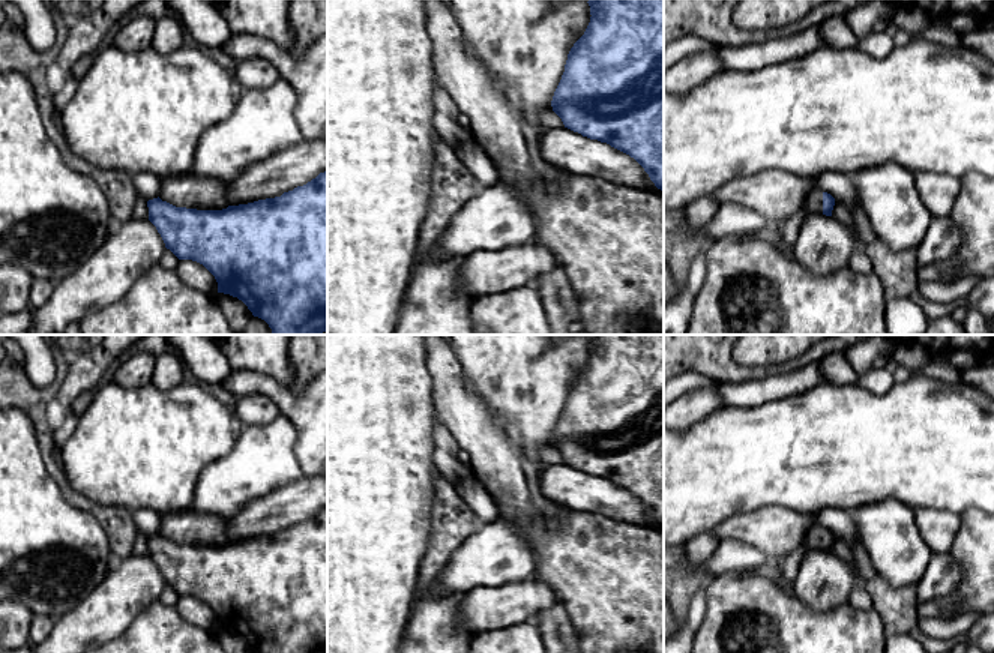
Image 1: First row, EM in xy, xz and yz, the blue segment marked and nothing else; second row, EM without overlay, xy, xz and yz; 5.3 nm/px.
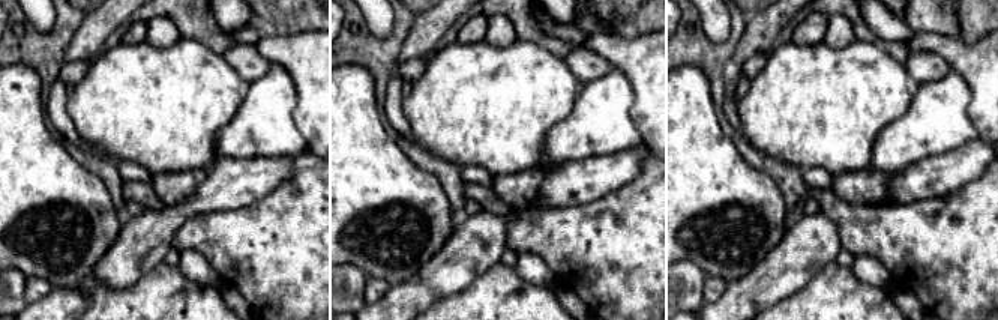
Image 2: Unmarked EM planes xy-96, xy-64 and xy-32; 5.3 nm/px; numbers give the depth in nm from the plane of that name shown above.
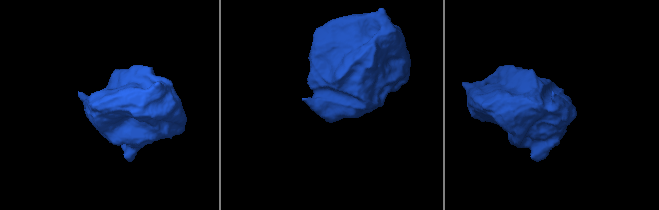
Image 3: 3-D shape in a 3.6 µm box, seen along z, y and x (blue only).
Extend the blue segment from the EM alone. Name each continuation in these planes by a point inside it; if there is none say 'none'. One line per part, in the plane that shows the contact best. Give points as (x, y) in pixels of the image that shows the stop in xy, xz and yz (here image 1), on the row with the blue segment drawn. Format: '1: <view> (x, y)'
1: yz (814, 203)

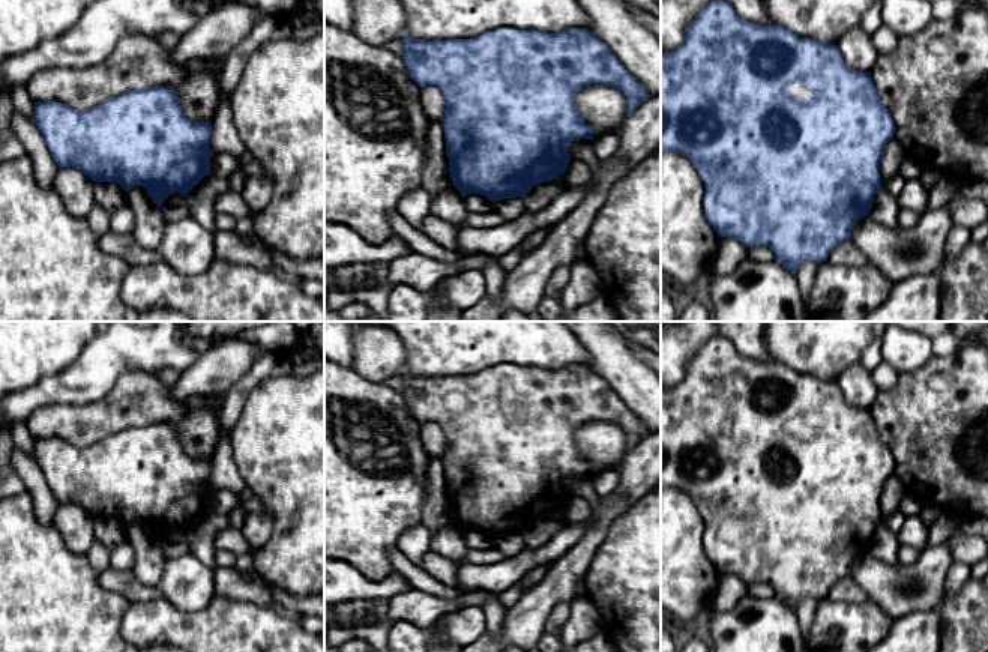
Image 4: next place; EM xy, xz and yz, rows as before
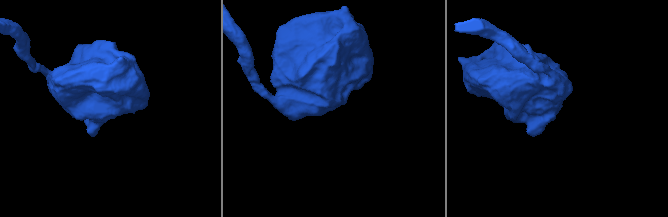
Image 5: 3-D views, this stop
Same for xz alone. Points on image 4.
none

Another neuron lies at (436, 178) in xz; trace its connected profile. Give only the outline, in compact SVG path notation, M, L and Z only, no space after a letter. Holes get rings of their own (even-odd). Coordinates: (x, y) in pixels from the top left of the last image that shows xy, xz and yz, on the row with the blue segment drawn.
M431 120L426 129L426 159L422 168L420 188L431 200L449 189L452 177L449 173L449 158L446 155L444 126L440 120Z

